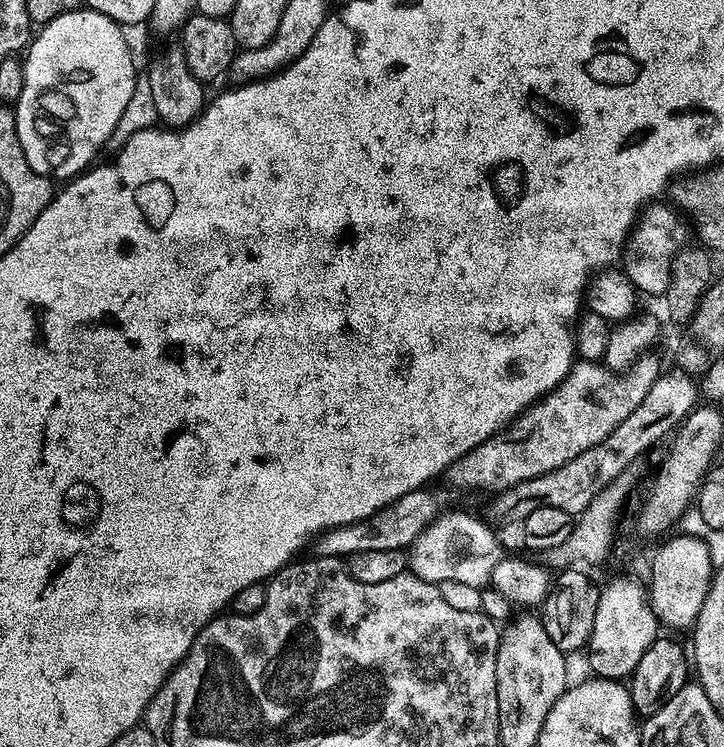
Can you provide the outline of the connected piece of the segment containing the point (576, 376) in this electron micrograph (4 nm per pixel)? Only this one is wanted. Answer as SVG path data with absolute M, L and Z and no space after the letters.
M646 354L635 367L623 374L612 373L603 363L580 360L573 363L566 378L548 395L537 400L497 436L474 446L446 473L460 488L486 488L499 494L515 484L550 474L558 466L566 466L570 458L578 458L582 450L598 446L630 414L658 379L662 365Z

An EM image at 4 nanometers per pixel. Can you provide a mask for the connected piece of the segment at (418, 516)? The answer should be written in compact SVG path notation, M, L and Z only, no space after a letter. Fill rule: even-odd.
M427 487L414 490L410 494L402 494L381 512L376 512L369 520L358 524L347 524L342 528L332 528L315 541L314 550L316 556L338 556L347 558L358 554L362 550L405 550L411 549L419 536L431 527L438 517L436 510L436 496Z

